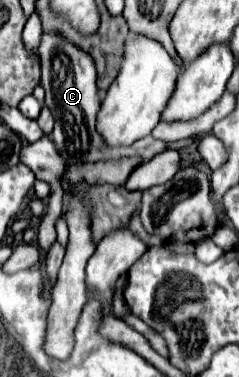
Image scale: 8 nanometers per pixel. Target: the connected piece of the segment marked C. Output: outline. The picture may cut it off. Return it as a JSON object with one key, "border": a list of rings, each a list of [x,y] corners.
{"border":[[[42,34],[40,58],[42,58],[42,86],[46,90],[44,102],[50,108],[50,112],[54,112],[54,120],[56,120],[50,136],[56,144],[56,150],[64,158],[66,166],[84,164],[84,162],[100,162],[100,160],[102,162],[118,160],[124,156],[136,156],[136,158],[148,160],[160,154],[168,146],[166,142],[156,140],[152,136],[136,140],[132,146],[108,146],[102,134],[96,130],[100,98],[98,98],[96,68],[94,68],[92,58],[56,34]]]}

